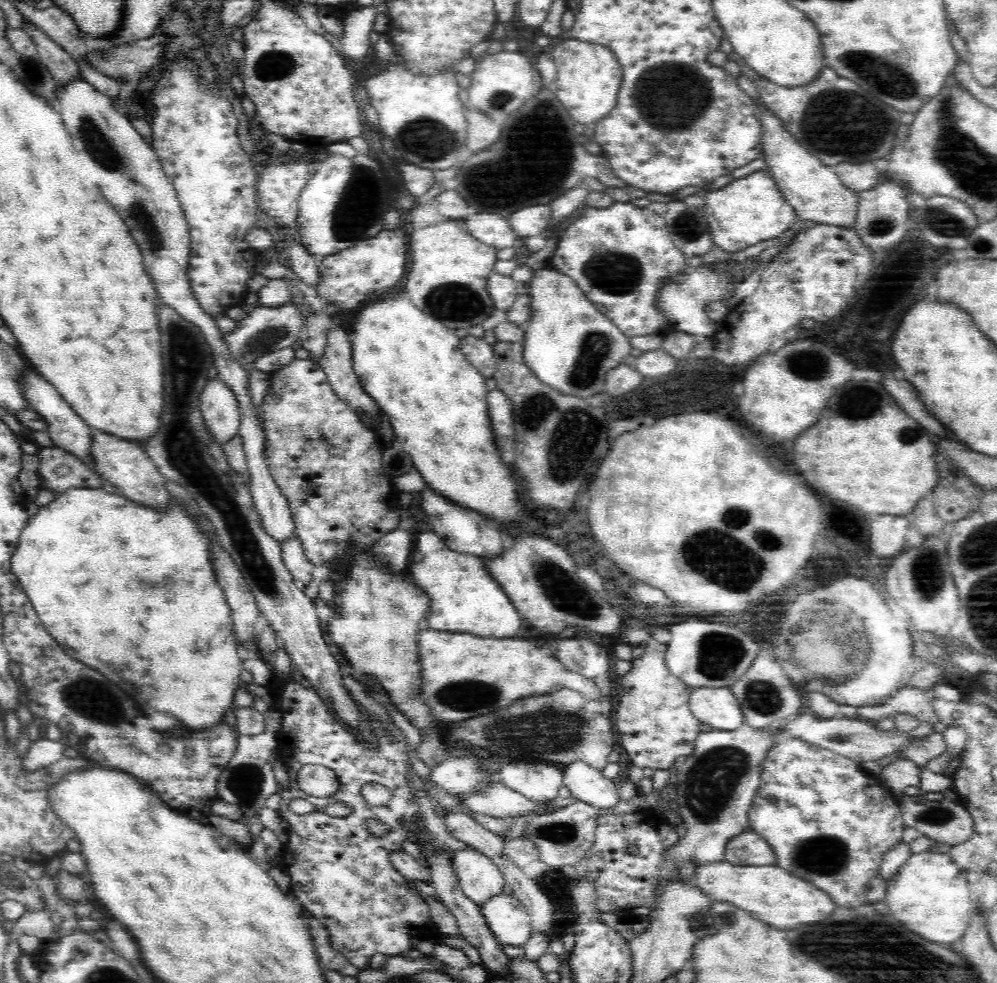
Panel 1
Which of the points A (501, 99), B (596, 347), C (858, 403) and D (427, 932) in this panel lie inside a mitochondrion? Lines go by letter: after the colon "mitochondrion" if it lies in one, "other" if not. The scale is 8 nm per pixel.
A: mitochondrion
B: mitochondrion
C: mitochondrion
D: other

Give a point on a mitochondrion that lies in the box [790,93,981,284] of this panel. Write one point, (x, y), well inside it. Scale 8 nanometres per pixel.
(940, 218)

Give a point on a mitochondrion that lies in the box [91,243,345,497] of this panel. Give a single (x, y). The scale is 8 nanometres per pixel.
(265, 338)

